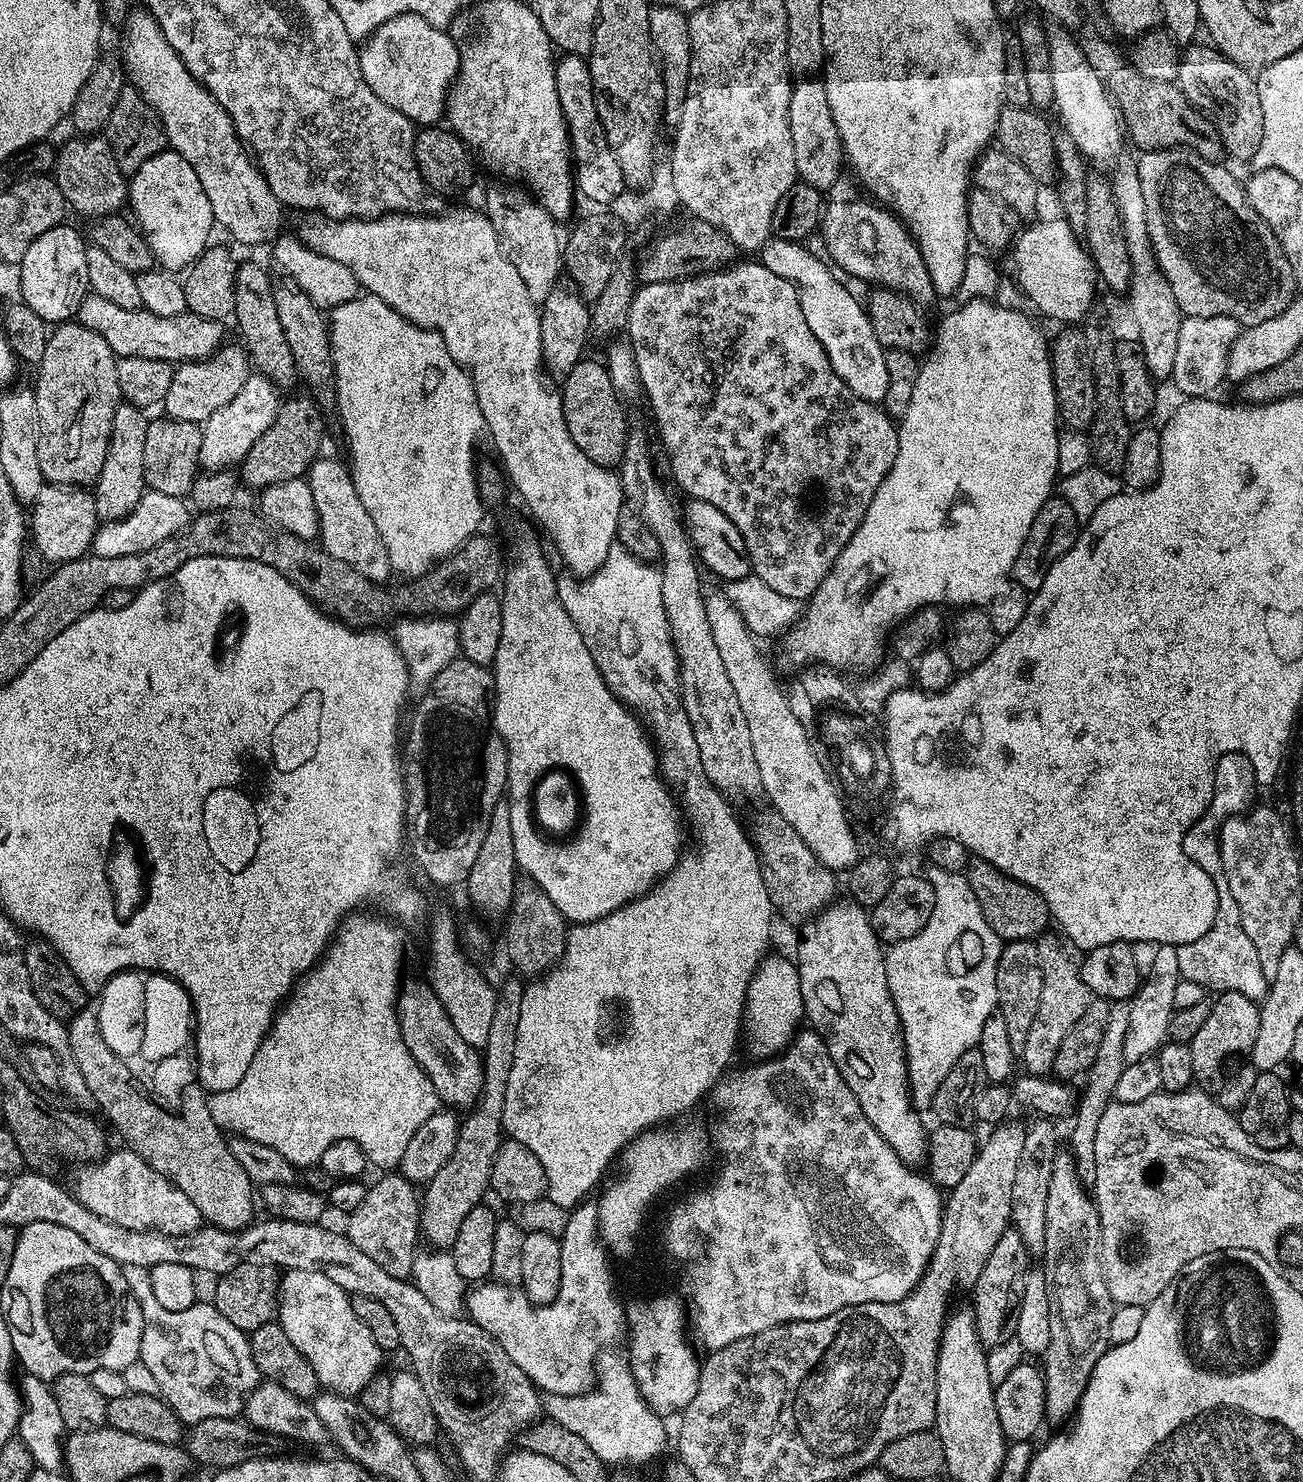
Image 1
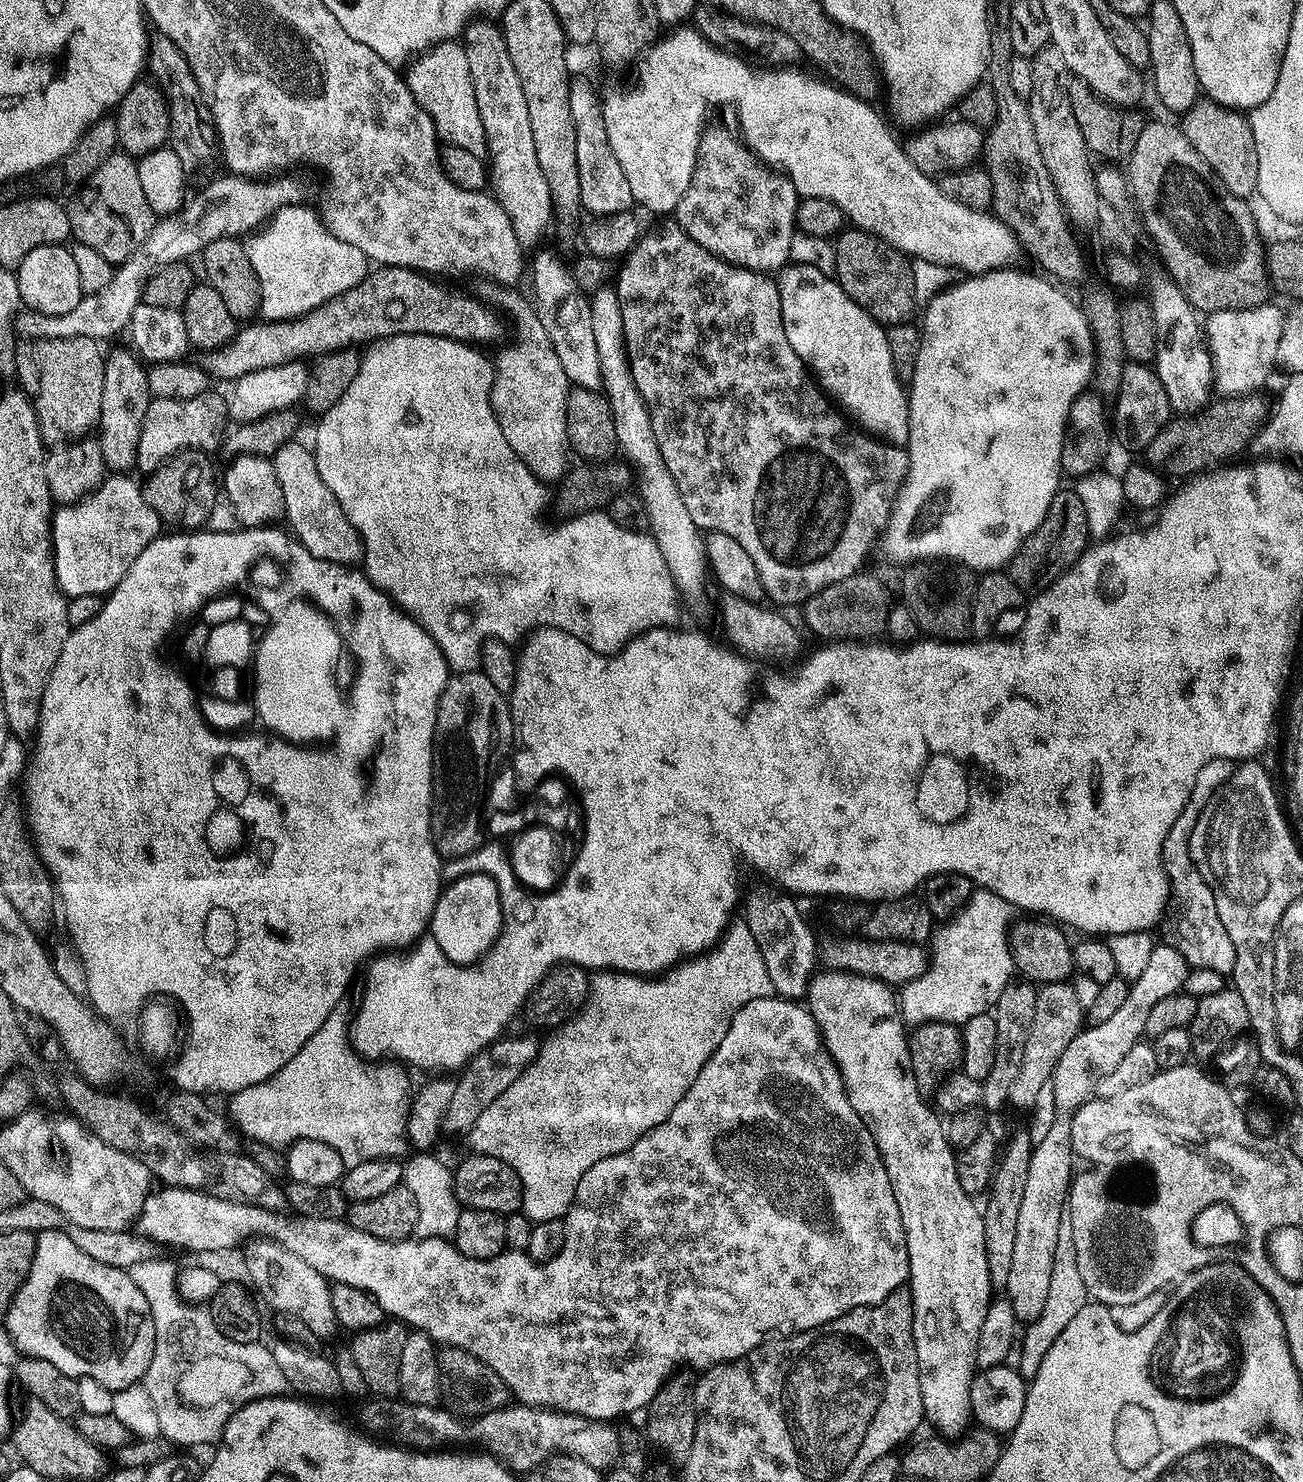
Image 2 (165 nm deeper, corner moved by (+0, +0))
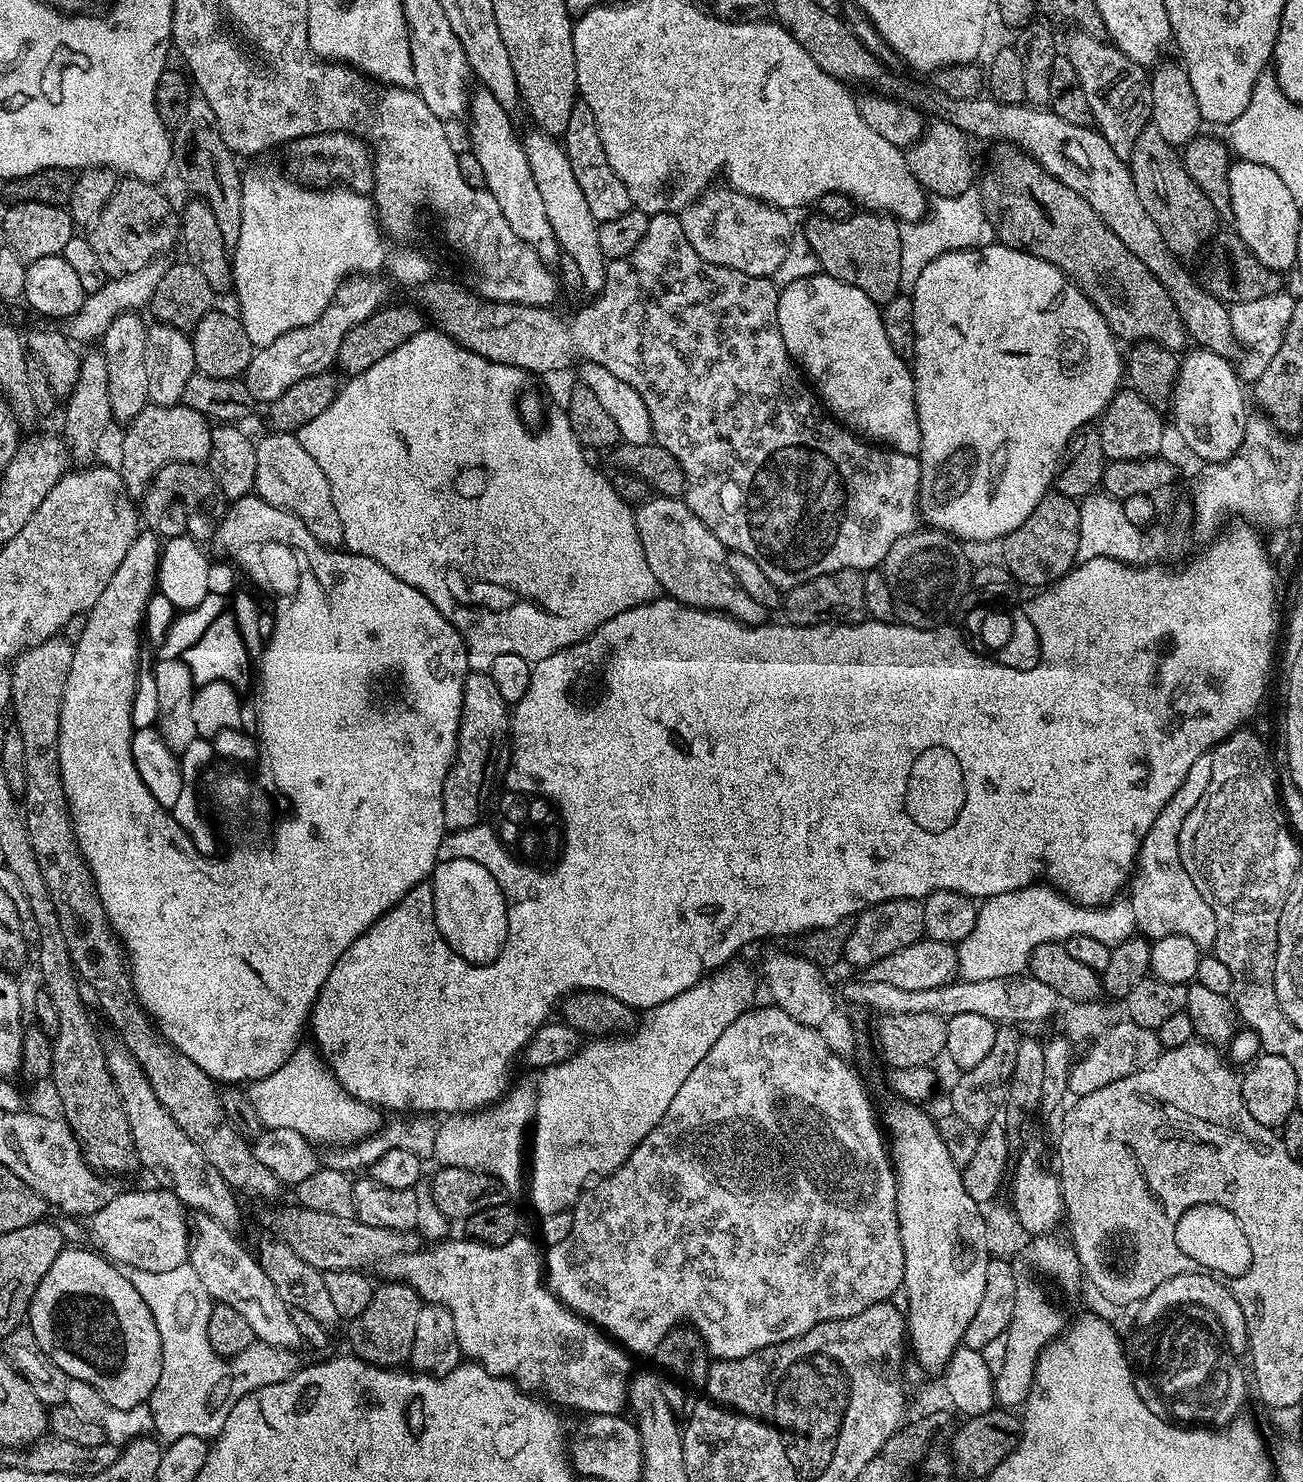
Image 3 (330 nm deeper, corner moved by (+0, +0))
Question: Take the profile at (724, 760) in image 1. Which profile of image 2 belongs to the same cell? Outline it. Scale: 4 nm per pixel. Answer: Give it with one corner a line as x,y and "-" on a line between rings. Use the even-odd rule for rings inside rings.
756,888
745,900
743,897
742,919
750,934
754,934
758,950
762,950
762,962
766,962
773,993
786,1000
799,1001
807,993
808,982
817,971
818,944
816,948
816,936
804,921
799,906
792,901
795,899
787,891
776,888

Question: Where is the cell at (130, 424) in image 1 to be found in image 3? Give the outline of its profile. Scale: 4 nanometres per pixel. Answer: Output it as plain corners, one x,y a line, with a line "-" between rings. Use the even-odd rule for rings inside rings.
123,312
102,337
102,351
106,358
106,382
110,382
110,410
112,419
120,426
131,424
134,417
142,414
142,410
150,403
148,391
150,385
146,378
146,334
148,328
144,324
140,312

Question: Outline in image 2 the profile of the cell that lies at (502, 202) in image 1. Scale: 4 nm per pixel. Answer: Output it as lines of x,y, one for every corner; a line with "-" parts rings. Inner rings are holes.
480,18
462,33
466,62
474,82
474,102
482,114
482,130
486,132
488,154
486,167
490,173
490,188
514,226
520,247
531,250
544,236
544,227
553,223
550,186
542,178
538,153
534,150
534,133
530,130
530,114
526,114
526,94
518,82
518,70
510,62
503,31
495,23

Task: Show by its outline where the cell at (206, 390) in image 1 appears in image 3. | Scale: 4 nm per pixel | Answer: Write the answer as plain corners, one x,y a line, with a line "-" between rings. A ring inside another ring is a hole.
148,403
123,429
118,471
124,479
124,491
133,498
143,497
158,470
167,464
200,464
207,461
212,445
212,428
207,416
179,404

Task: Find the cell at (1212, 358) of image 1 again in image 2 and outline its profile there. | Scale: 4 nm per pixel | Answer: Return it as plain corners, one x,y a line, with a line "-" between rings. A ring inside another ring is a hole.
1275,302
1257,308
1218,310
1207,313
1202,324
1208,353
1212,356
1214,388
1225,397
1246,396
1261,391
1272,368
1277,367
1278,342
1284,329
1285,313
-
1208,320
1208,321
1207,321

